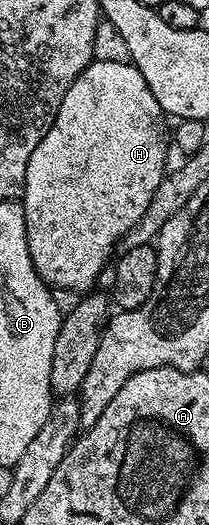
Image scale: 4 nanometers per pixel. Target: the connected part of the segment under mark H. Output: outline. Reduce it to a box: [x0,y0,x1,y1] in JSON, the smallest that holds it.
[21,61,169,292]

